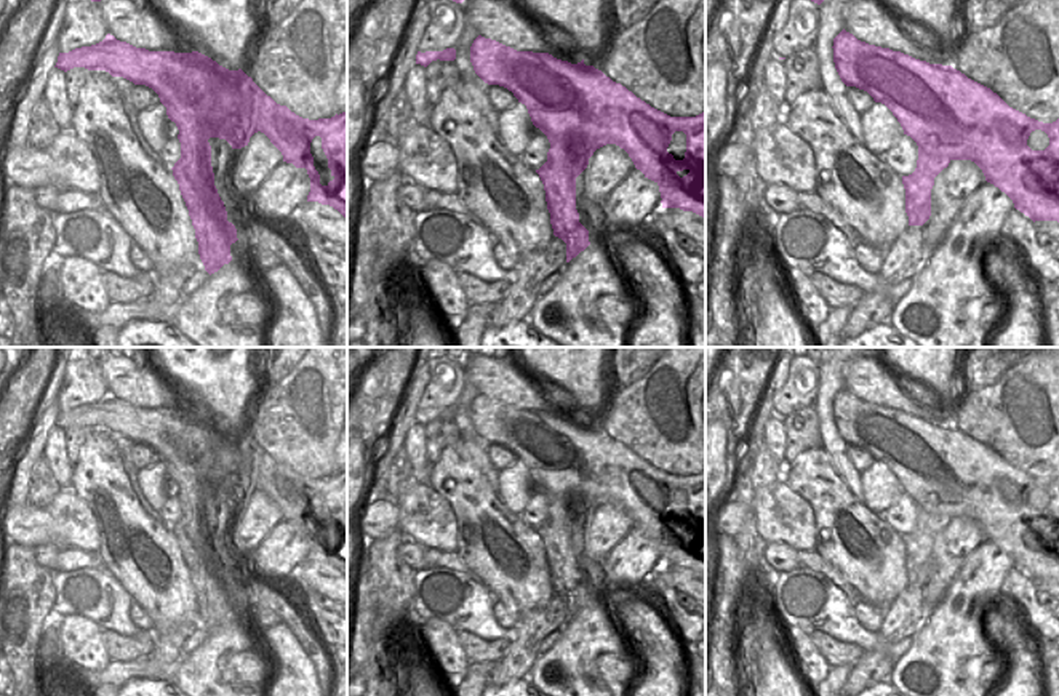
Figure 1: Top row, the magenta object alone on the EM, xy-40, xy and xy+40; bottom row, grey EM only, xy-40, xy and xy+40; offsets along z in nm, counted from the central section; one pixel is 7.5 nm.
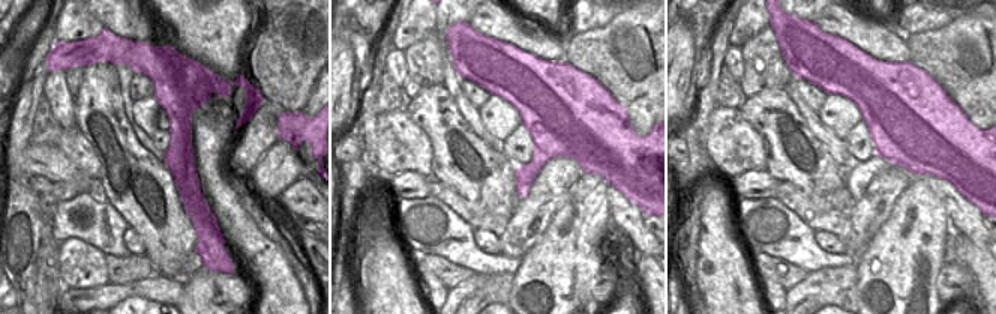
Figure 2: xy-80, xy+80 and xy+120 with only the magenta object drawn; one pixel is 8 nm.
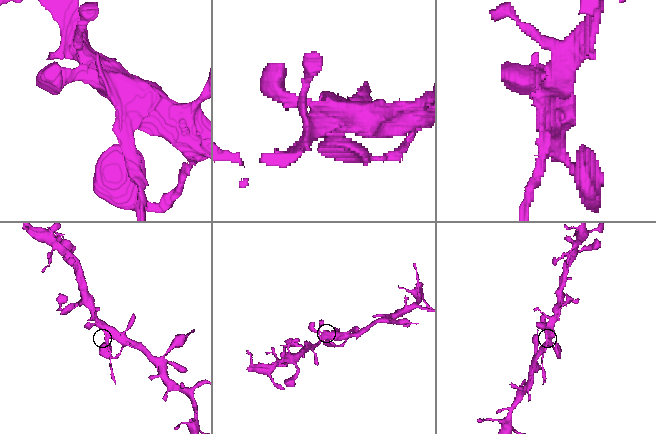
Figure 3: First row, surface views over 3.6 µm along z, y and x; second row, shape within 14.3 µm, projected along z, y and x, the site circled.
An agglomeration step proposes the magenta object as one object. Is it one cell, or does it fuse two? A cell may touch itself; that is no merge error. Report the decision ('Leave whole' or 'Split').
Split.

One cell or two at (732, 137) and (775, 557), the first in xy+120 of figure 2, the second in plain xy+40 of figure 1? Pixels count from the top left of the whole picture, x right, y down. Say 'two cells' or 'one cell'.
two cells

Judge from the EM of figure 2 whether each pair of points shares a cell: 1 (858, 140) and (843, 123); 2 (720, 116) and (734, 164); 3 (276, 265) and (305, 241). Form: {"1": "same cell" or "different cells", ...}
{"1": "different cells", "2": "same cell", "3": "different cells"}

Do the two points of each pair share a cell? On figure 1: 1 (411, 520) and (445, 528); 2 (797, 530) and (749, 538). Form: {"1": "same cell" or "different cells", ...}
{"1": "same cell", "2": "different cells"}

